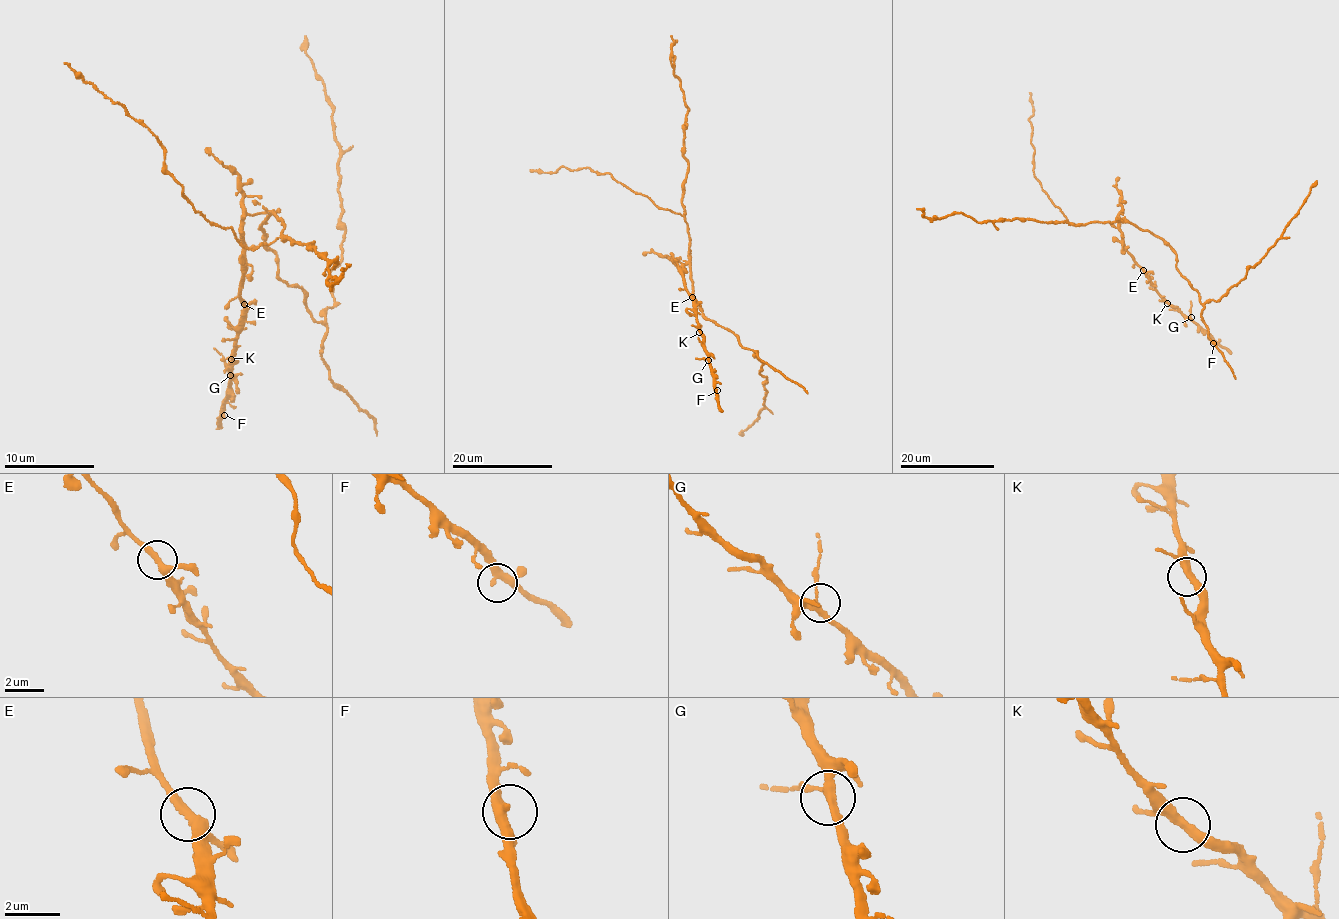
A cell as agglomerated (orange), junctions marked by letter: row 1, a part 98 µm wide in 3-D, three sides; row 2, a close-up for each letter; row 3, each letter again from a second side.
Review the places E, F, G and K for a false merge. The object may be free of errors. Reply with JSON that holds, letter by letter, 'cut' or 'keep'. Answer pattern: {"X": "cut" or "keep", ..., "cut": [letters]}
{"E": "keep", "F": "keep", "G": "keep", "K": "keep", "cut": []}

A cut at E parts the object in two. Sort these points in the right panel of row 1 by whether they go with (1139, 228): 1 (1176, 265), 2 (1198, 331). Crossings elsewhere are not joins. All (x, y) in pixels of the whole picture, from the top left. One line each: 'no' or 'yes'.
1: yes
2: no

